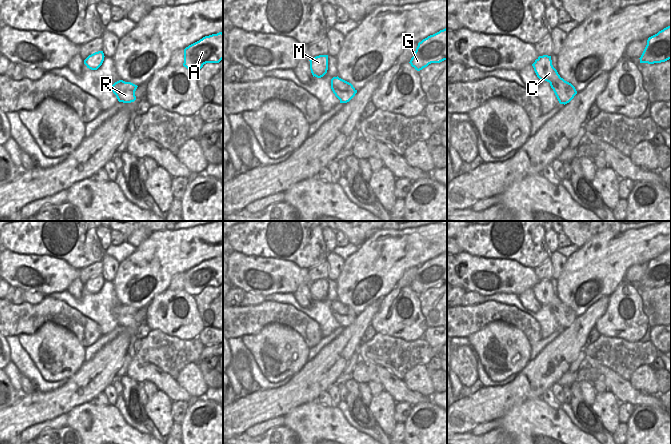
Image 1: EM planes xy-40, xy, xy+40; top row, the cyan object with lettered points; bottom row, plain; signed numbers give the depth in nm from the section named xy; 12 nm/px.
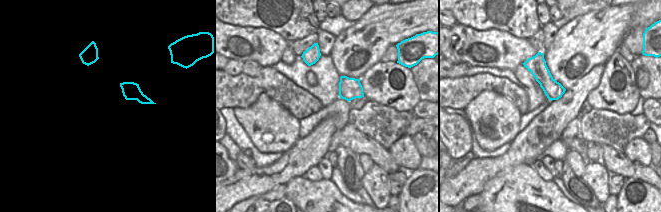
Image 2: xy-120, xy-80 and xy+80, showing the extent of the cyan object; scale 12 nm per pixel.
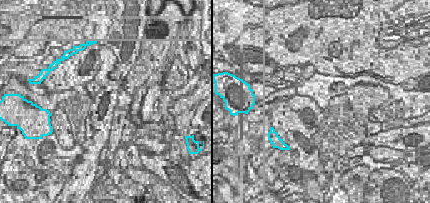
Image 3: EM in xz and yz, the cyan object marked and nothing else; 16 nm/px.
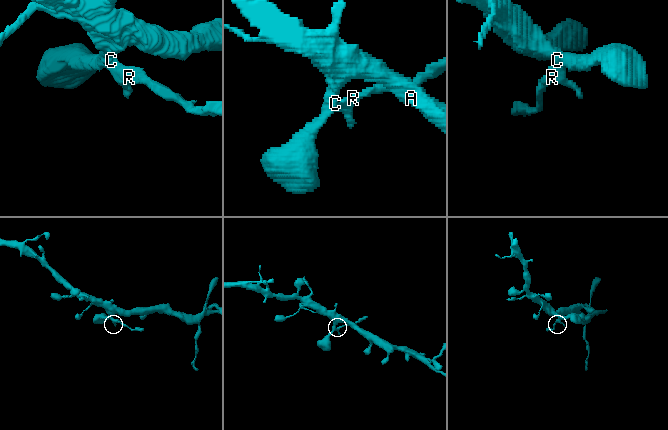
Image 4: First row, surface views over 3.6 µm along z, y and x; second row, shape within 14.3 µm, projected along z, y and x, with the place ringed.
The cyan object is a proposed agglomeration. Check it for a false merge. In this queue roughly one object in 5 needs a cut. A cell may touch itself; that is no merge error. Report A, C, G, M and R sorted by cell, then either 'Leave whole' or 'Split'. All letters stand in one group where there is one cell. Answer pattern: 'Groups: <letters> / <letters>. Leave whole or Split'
Groups: A C G M / R. Split

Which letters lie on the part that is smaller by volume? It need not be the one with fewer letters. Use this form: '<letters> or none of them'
R

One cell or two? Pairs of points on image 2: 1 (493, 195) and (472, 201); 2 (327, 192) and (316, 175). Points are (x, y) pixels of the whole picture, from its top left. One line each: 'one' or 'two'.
1: two
2: two

